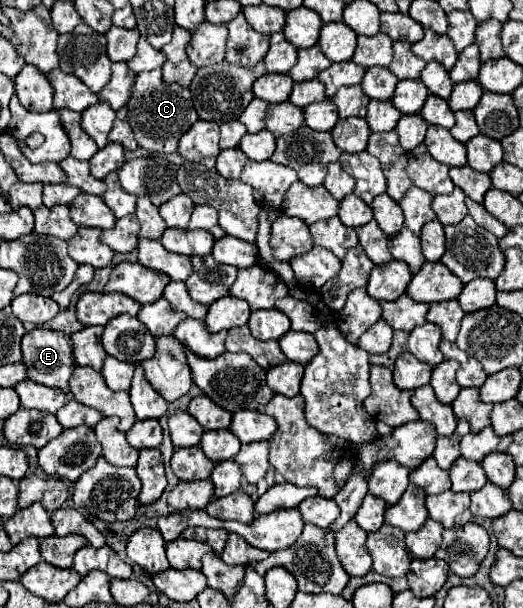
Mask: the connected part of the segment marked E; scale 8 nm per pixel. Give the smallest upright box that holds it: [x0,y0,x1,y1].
[22,327,76,393]

